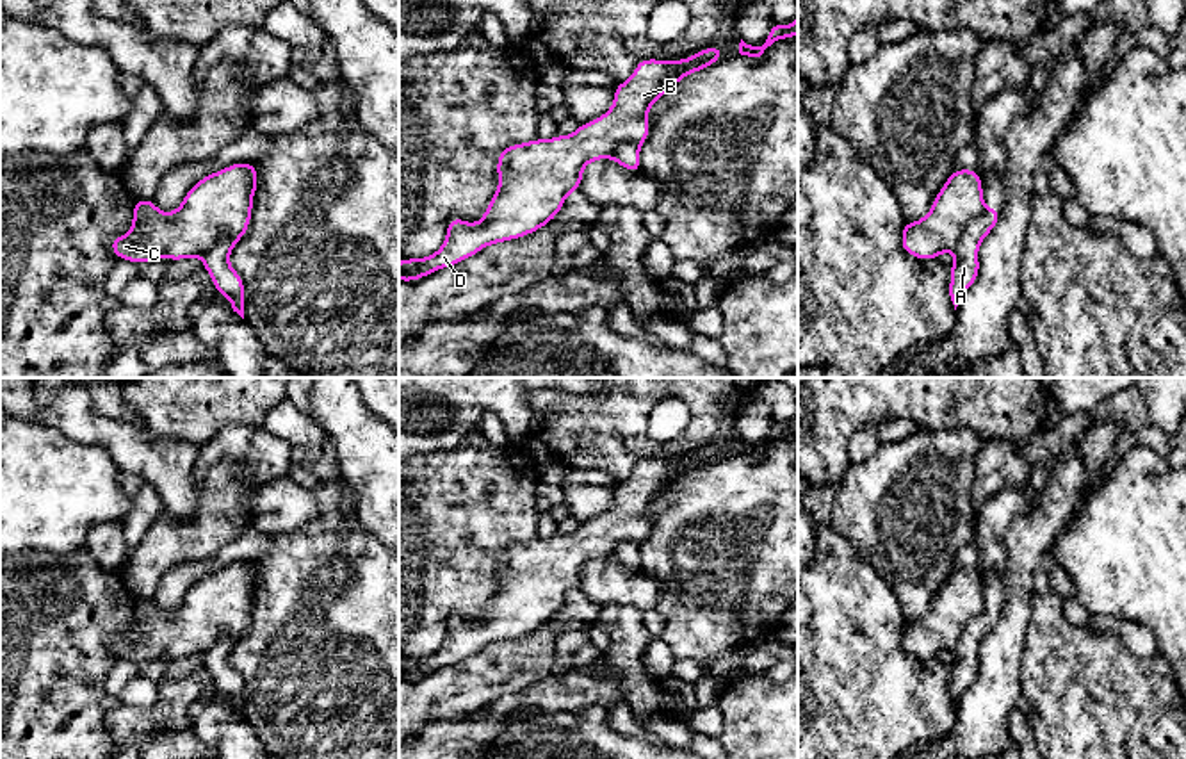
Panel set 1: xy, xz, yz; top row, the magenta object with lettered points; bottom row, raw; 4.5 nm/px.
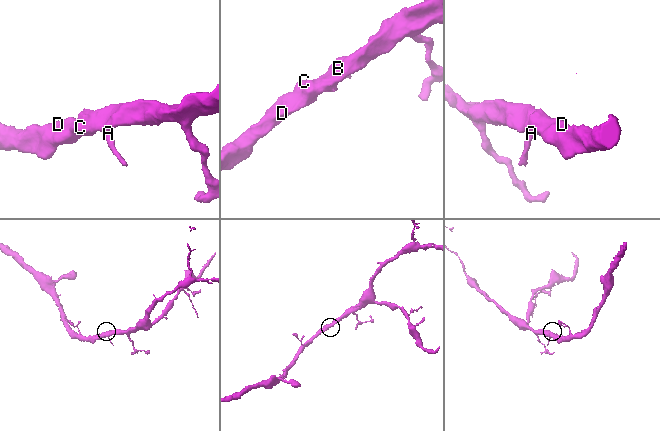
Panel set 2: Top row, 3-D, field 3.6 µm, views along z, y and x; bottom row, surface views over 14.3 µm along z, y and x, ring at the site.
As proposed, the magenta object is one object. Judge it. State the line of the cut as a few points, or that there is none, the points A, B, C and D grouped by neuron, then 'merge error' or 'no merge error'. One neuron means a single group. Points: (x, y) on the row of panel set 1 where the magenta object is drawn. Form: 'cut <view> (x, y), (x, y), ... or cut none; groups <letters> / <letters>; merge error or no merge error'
cut yz (985, 207), (967, 225), (955, 252); groups A / B C D; merge error

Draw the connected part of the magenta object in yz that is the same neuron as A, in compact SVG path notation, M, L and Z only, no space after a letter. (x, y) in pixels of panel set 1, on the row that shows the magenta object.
M987 208L972 219L958 242L954 251L954 264L949 267L949 296L958 306L960 298L971 289L971 285L978 280L979 274L979 258L978 249L981 241L995 228L1001 216L1001 208Z

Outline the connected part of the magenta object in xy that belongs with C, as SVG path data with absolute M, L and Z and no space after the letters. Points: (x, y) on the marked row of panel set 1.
M235 162L196 182L175 212L162 214L153 200L135 200L132 228L110 239L110 249L135 264L203 257L223 235L246 235L256 187L253 162Z

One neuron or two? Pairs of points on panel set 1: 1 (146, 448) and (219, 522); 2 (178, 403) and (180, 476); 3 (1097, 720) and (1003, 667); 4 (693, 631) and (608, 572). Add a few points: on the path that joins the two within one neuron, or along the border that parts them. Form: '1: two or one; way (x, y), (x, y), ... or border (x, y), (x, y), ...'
1: two; border (196, 457), (194, 514), (189, 519), (175, 519)
2: two; border (145, 426), (157, 435), (189, 440), (198, 448)
3: two; border (1028, 636), (1023, 658), (1021, 695)
4: two; border (640, 571), (656, 583), (656, 608)

